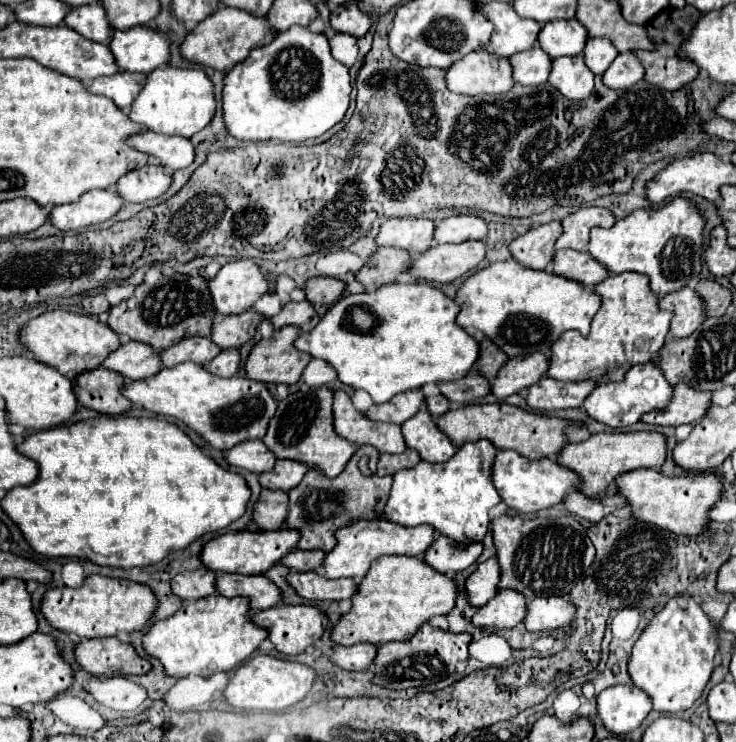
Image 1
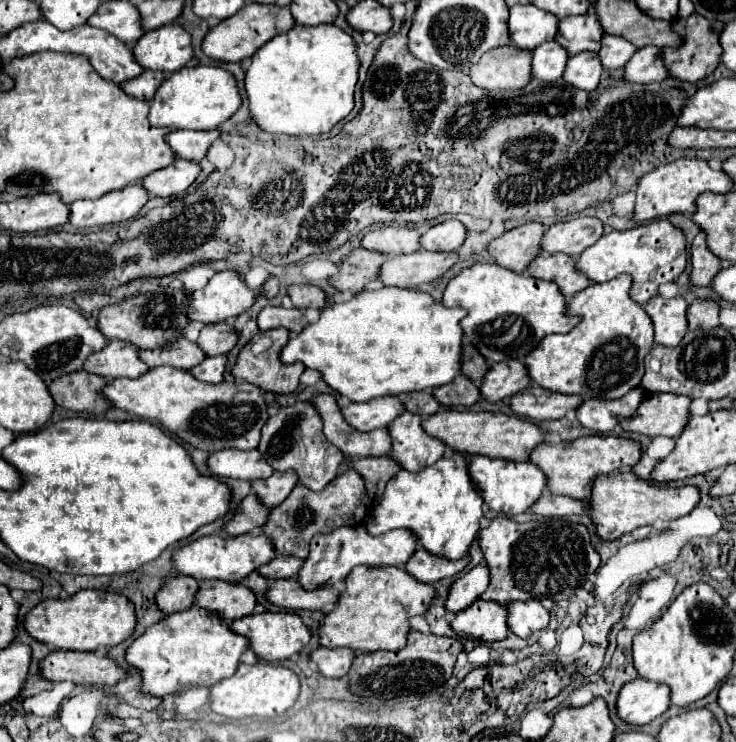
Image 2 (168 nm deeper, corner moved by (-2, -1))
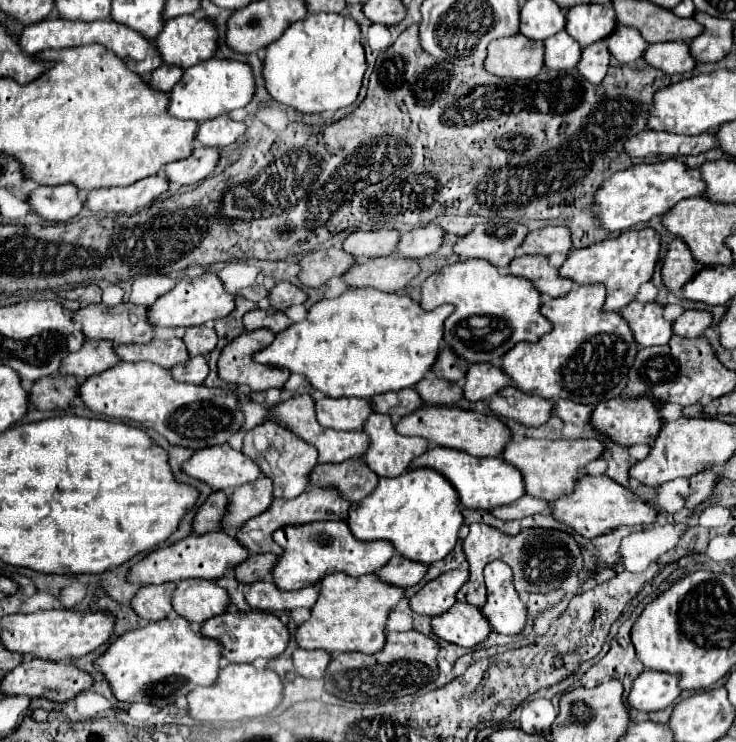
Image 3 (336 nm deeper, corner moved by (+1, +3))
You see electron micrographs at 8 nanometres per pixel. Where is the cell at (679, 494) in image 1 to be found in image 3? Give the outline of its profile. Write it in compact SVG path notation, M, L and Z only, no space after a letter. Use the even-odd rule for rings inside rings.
M607 475L579 477L571 495L563 495L549 503L549 513L553 519L565 523L585 539L599 537L609 529L617 529L621 525L649 525L655 523L657 517L657 511L653 507L649 507L643 499L639 499L635 493L621 487Z

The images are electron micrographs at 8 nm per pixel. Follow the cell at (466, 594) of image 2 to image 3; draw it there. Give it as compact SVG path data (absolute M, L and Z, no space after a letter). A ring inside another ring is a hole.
M453 569L453 571L439 575L437 579L425 583L409 599L411 609L415 613L429 615L429 617L445 613L455 603L455 593L467 581L467 577L469 577L467 569Z

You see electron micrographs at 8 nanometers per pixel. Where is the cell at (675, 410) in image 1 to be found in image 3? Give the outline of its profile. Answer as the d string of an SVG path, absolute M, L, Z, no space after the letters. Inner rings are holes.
M641 397L641 399L609 399L609 401L601 401L593 413L591 413L591 419L589 419L589 425L599 431L601 435L609 437L611 441L623 445L623 447L629 447L629 445L637 445L637 443L645 443L645 445L651 445L661 429L661 419L657 415L659 411L659 405L655 405L655 401L649 401L647 397Z

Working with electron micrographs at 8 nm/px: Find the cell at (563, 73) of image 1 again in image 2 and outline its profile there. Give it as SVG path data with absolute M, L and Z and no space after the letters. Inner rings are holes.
M578 53L568 59L568 65L564 69L562 79L568 81L568 85L584 91L592 91L598 87L602 77L602 65L598 59L598 53Z

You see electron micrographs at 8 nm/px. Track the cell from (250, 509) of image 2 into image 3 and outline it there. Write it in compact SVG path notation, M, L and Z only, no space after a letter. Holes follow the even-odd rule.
M223 491L211 493L193 517L193 533L203 535L209 531L217 531L221 517L225 515L225 507L227 507L227 493Z

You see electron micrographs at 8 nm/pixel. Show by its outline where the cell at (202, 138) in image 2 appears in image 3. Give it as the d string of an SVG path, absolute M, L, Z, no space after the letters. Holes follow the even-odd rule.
M221 115L221 117L205 121L199 127L195 139L205 147L223 149L223 147L235 143L243 133L245 133L243 121L233 121L229 115Z

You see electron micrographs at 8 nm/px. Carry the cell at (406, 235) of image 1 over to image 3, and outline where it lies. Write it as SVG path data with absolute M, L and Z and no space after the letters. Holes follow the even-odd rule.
M375 229L375 231L353 231L345 241L345 253L355 259L361 257L385 257L391 255L397 247L399 233L391 229Z

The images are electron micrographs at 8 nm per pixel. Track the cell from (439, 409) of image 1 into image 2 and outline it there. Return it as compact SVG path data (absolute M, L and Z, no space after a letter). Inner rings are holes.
M420 391L420 393L406 393L402 395L402 403L406 405L406 411L410 413L418 413L422 417L434 415L440 407L440 403L434 399L432 393L428 391Z

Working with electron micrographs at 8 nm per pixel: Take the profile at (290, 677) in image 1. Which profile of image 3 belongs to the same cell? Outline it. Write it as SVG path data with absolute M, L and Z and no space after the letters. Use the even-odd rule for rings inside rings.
M227 665L219 671L219 677L209 687L197 687L187 695L189 715L199 723L231 723L241 719L255 719L271 713L281 701L283 685L275 671L257 671L253 665Z

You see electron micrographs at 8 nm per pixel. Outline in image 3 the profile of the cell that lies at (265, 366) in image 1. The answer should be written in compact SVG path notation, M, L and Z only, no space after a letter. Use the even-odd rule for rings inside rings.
M257 329L257 331L245 331L241 333L237 339L233 339L231 343L227 343L221 351L221 357L217 361L217 373L219 373L219 379L225 381L225 383L233 383L233 385L247 385L251 391L267 391L271 387L283 387L287 377L289 377L289 371L285 369L277 369L277 367L265 367L265 365L257 365L251 355L255 351L261 351L265 349L271 341L275 339L275 333L271 333L269 329Z

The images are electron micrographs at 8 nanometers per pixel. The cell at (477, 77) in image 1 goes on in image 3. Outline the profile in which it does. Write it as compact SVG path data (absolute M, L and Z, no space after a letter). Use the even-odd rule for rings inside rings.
M517 33L513 37L497 39L489 43L487 49L487 61L485 69L497 77L505 79L533 79L543 69L543 55L545 55L545 43L543 41L529 41L525 35Z

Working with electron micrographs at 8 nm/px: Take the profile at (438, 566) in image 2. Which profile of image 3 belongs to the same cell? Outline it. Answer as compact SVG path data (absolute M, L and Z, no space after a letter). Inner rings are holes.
M393 555L389 563L377 573L377 579L393 587L405 589L405 587L417 585L419 579L425 575L425 571L427 571L425 565L417 565L415 561L405 561L405 557Z

